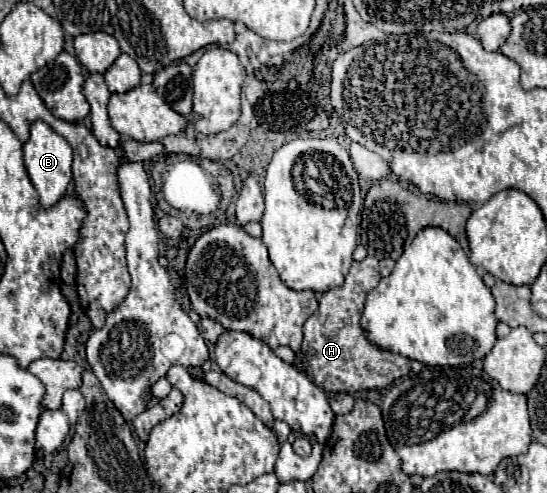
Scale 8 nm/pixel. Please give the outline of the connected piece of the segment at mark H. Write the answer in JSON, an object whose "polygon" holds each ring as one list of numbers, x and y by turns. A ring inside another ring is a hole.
{"polygon":[[366,256,362,262,354,262,346,276,346,282,340,288,324,292,316,314,310,316,304,324,302,354,308,362,304,372,326,392,354,394,358,390,380,390,410,372,410,358,368,342,360,326,366,294,378,286,380,278,380,266,374,256]]}

